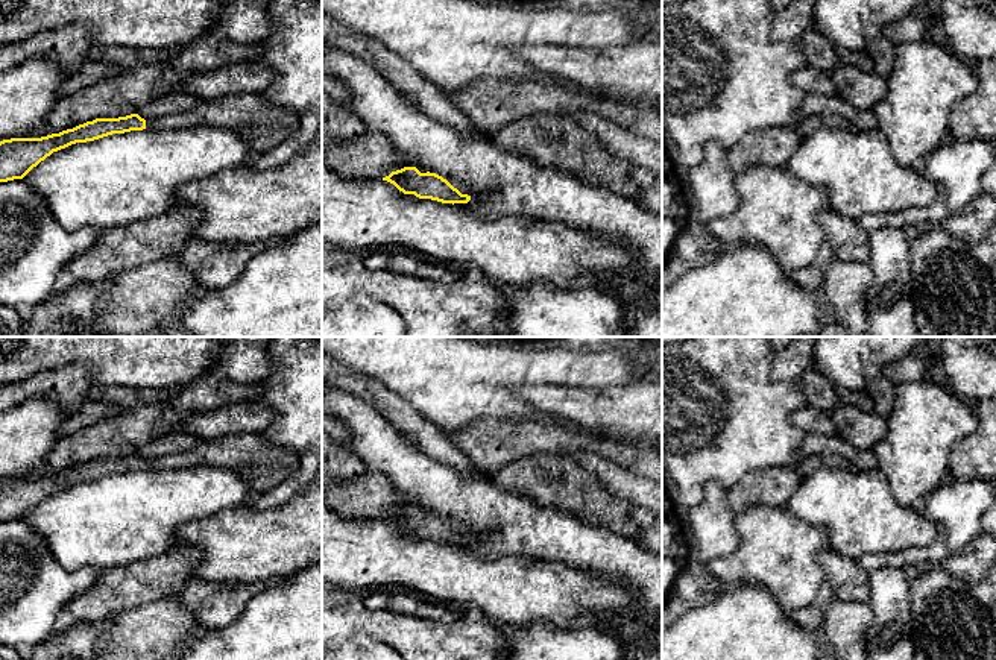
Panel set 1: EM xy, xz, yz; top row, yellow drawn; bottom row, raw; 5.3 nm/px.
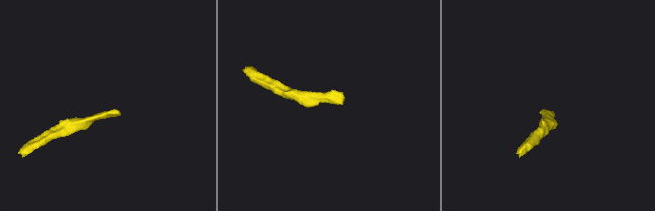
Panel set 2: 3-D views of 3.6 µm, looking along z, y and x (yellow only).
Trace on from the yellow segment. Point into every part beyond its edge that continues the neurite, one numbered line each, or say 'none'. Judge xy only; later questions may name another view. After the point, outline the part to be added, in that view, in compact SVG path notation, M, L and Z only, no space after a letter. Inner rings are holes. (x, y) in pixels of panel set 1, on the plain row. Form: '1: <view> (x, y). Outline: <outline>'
1: xy (264, 465). Outline: M246 432L202 438L185 452L146 460L146 467L153 470L193 466L231 469L246 478L254 496L260 496L295 476L301 466L301 455L267 442L261 432Z

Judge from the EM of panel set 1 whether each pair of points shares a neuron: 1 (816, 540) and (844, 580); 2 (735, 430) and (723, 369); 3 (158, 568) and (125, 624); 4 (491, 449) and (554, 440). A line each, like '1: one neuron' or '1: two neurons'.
1: two neurons
2: one neuron
3: two neurons
4: one neuron

